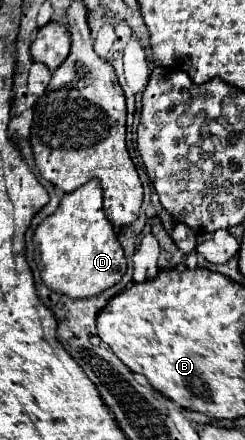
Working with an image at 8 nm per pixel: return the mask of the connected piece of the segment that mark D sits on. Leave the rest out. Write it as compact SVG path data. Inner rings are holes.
M96 178L66 194L58 210L36 228L34 240L38 242L44 284L70 298L98 296L118 284L126 272L126 258L110 220L104 216L102 186Z

